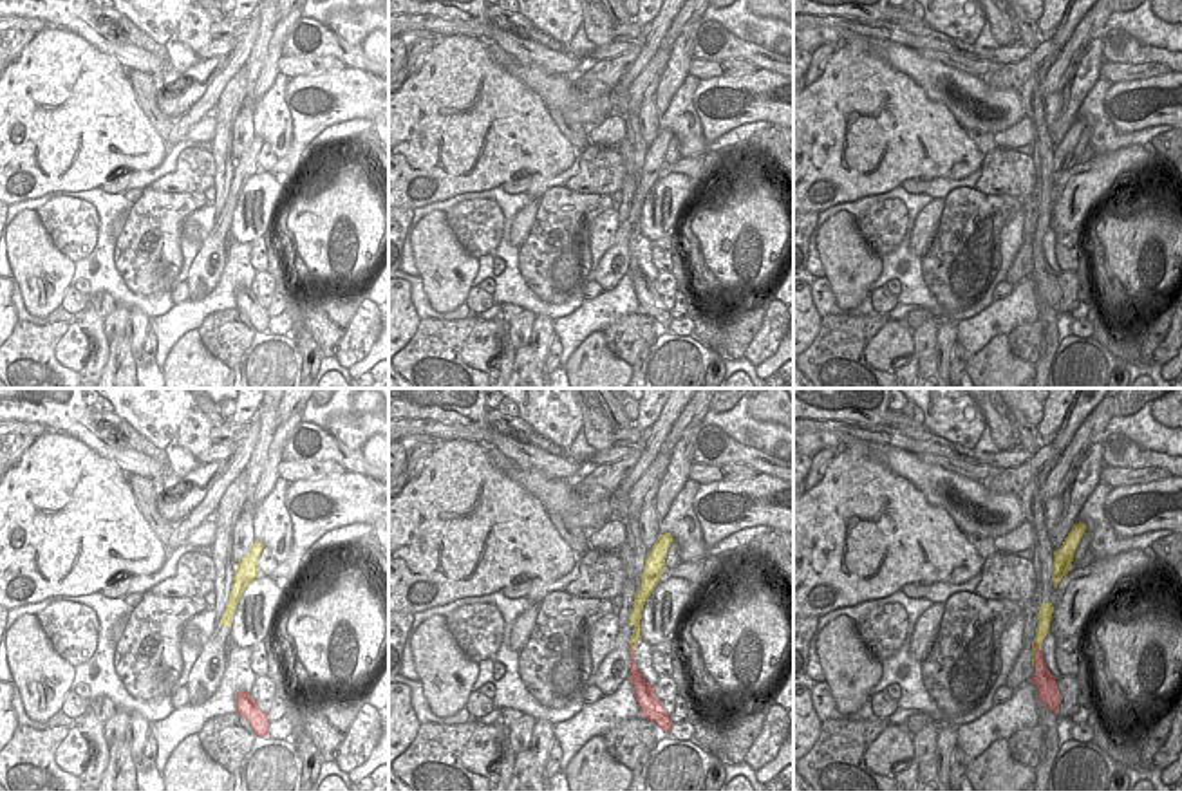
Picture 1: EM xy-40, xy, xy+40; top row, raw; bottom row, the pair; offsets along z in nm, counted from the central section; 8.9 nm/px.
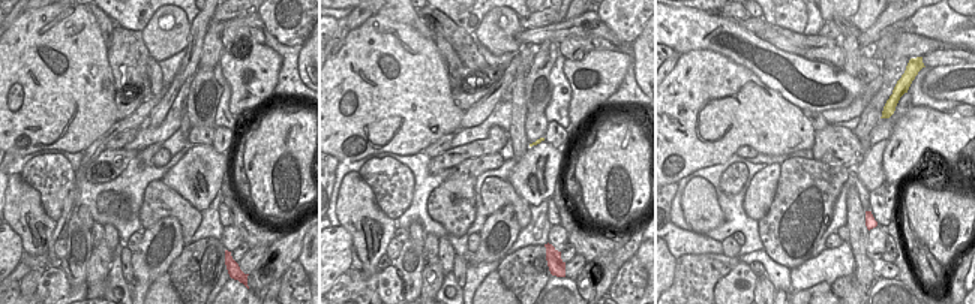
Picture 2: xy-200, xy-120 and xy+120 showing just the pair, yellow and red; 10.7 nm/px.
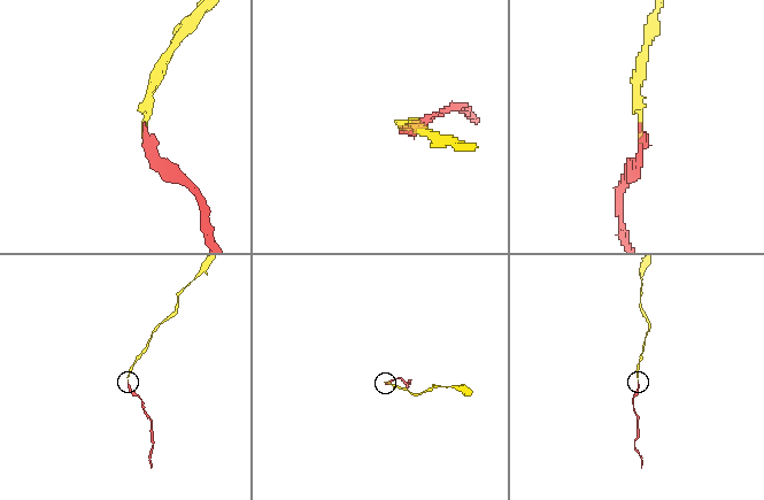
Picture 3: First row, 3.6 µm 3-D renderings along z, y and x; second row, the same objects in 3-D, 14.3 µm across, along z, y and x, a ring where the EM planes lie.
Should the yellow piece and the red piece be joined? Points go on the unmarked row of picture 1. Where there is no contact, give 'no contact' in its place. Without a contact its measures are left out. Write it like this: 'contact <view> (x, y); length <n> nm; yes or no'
contact xy+40 (1032, 248); length 220 nm; no

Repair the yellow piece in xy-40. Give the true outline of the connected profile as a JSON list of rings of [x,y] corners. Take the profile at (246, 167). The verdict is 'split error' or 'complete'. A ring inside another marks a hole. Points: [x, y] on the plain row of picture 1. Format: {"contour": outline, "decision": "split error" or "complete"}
{"contour": [[[255,135],[251,146],[235,163],[233,181],[224,209],[208,238],[202,242],[188,271],[188,300],[192,302],[199,302],[208,296],[222,276],[226,265],[226,238],[230,237],[231,217],[240,191],[244,190],[246,182],[258,172],[257,157],[262,144],[262,137]]], "decision": "split error"}

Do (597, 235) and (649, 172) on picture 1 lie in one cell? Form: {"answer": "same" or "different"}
{"answer": "different"}

